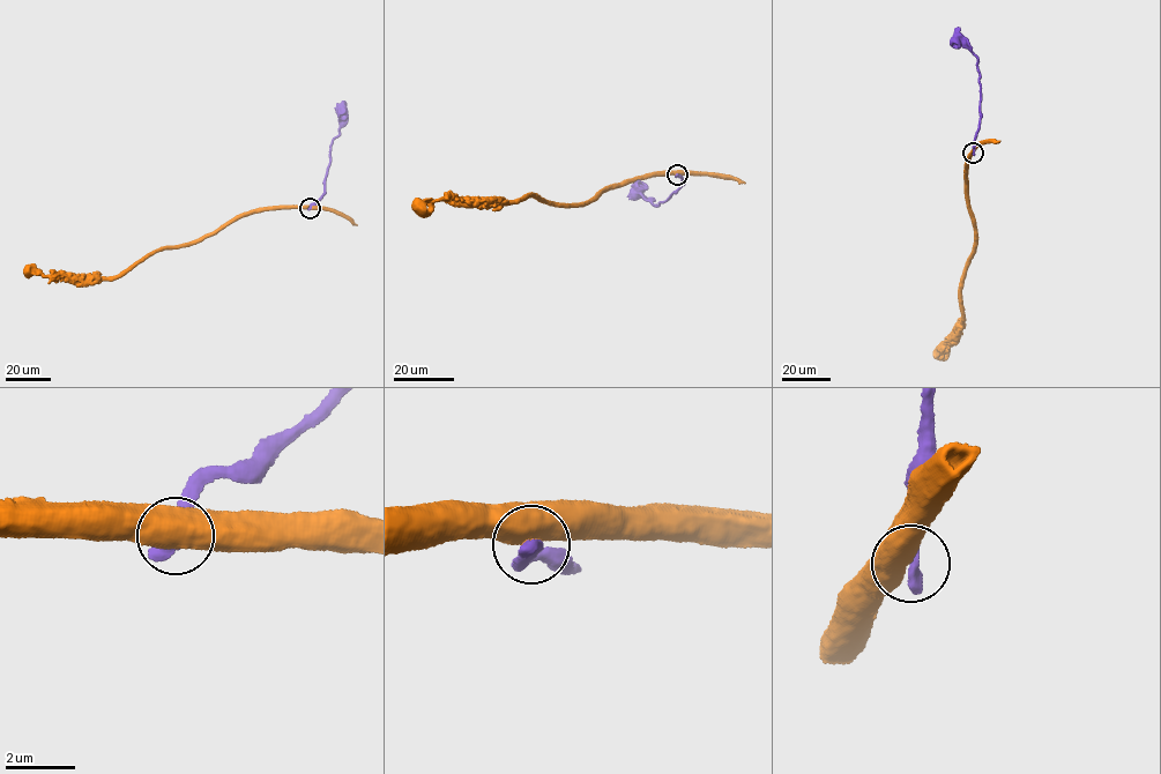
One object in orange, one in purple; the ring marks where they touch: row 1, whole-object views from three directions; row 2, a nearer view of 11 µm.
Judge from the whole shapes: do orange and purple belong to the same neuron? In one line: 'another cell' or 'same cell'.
another cell

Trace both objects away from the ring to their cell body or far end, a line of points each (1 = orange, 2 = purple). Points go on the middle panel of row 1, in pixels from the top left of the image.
1: (676, 173), (648, 173), (577, 203), (530, 193), (466, 205), (439, 199), (417, 208)
2: (676, 175), (683, 184), (655, 207), (637, 193)

